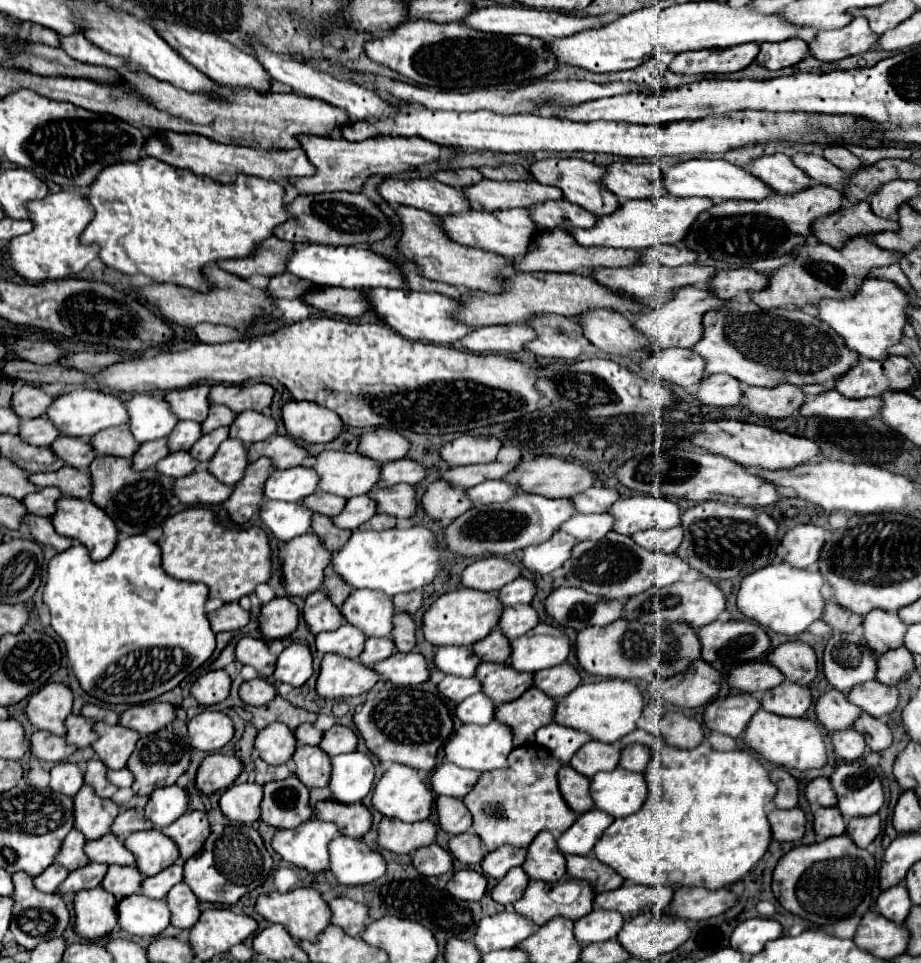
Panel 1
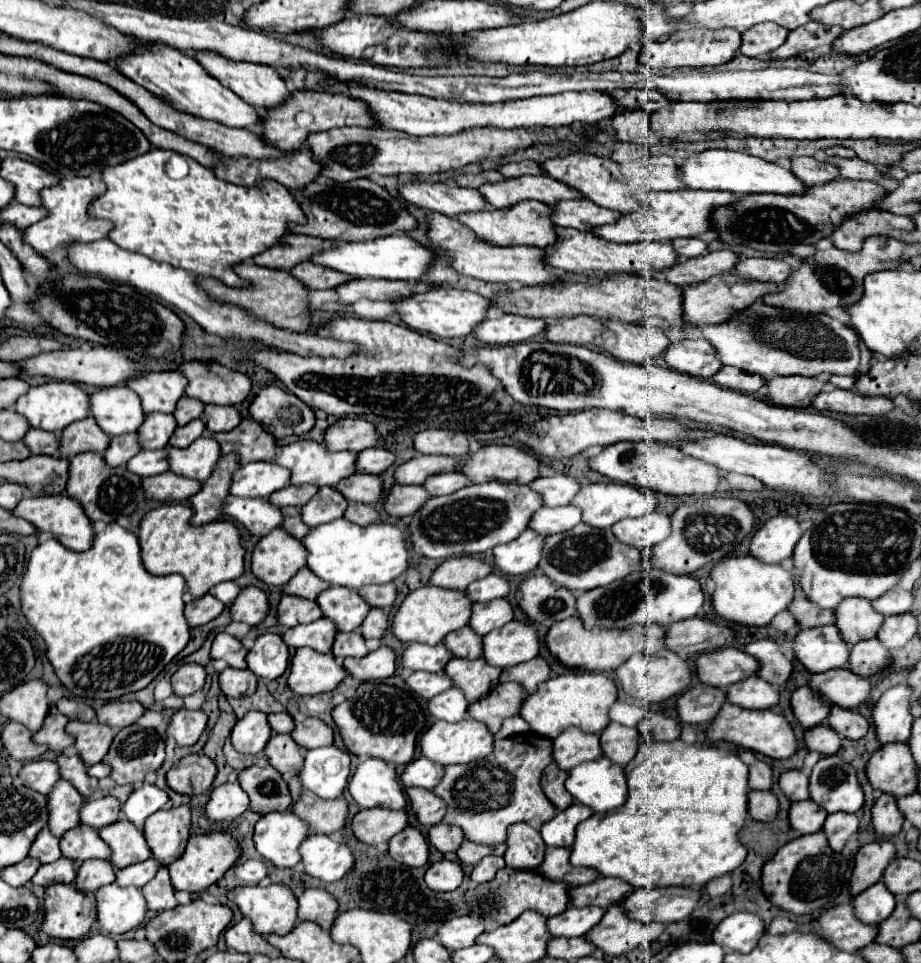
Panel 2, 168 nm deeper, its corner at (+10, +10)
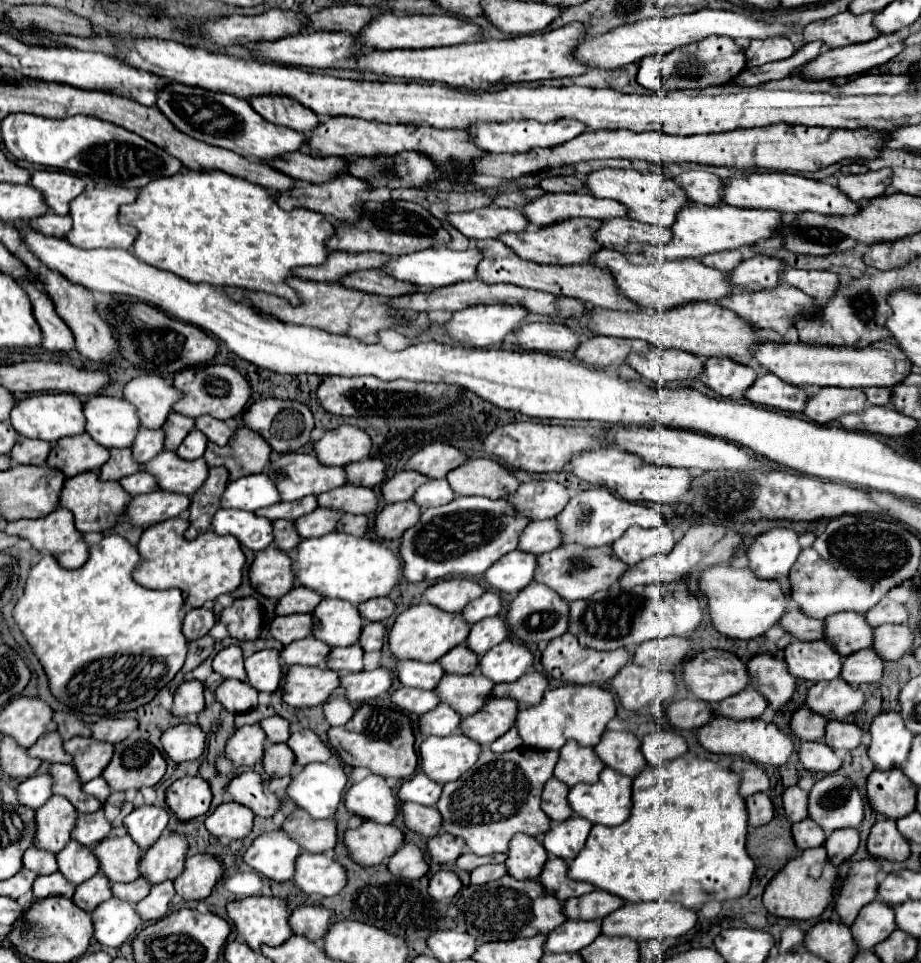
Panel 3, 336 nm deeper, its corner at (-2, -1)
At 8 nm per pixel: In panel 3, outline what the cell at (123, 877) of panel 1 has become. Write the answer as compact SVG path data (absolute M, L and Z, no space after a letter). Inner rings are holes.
M96 873L94 877L90 877L88 881L84 881L82 885L76 887L72 901L74 901L80 909L84 909L86 913L92 913L96 905L100 905L102 901L106 901L106 899L110 899L110 897L112 897L110 881L108 881L102 873Z

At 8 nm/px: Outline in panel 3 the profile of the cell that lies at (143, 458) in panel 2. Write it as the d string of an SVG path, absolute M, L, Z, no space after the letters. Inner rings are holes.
M138 471L138 473L130 475L130 477L120 479L120 485L126 487L126 491L130 495L142 495L142 493L150 493L150 491L158 489L156 479L150 473L146 473L146 471Z

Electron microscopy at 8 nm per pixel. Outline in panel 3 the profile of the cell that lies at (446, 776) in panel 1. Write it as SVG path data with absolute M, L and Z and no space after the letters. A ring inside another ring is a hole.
M416 773L408 781L402 783L398 797L400 801L412 801L420 805L436 805L442 793L442 785L434 783L432 779L426 779L426 775Z

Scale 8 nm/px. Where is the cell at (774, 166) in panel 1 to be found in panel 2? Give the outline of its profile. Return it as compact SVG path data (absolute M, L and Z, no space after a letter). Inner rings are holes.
M806 156L790 158L790 172L806 186L814 186L838 178L838 172L834 172L830 164L822 164L820 160L806 158Z

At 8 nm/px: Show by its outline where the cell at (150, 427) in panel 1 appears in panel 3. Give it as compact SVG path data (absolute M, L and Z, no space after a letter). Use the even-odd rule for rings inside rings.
M94 395L84 403L86 433L106 449L130 447L140 427L130 403L116 397Z

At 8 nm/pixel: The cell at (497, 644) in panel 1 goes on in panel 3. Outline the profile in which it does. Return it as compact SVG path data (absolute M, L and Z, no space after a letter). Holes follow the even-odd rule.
M458 645L454 649L450 649L444 657L438 659L440 667L444 669L444 673L456 673L456 675L466 675L466 673L474 673L478 667L478 655L468 651L466 645Z

